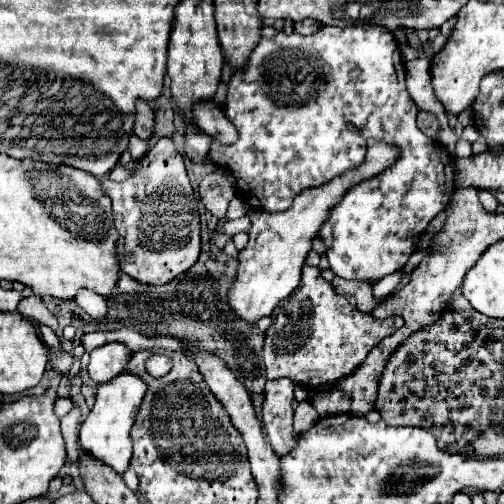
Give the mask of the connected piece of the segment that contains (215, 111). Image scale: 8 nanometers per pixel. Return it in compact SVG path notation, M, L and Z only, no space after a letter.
M214 100L196 102L192 106L192 120L202 132L218 138L222 144L232 144L238 138L236 128L226 120L226 116L220 112L220 108L216 108Z

